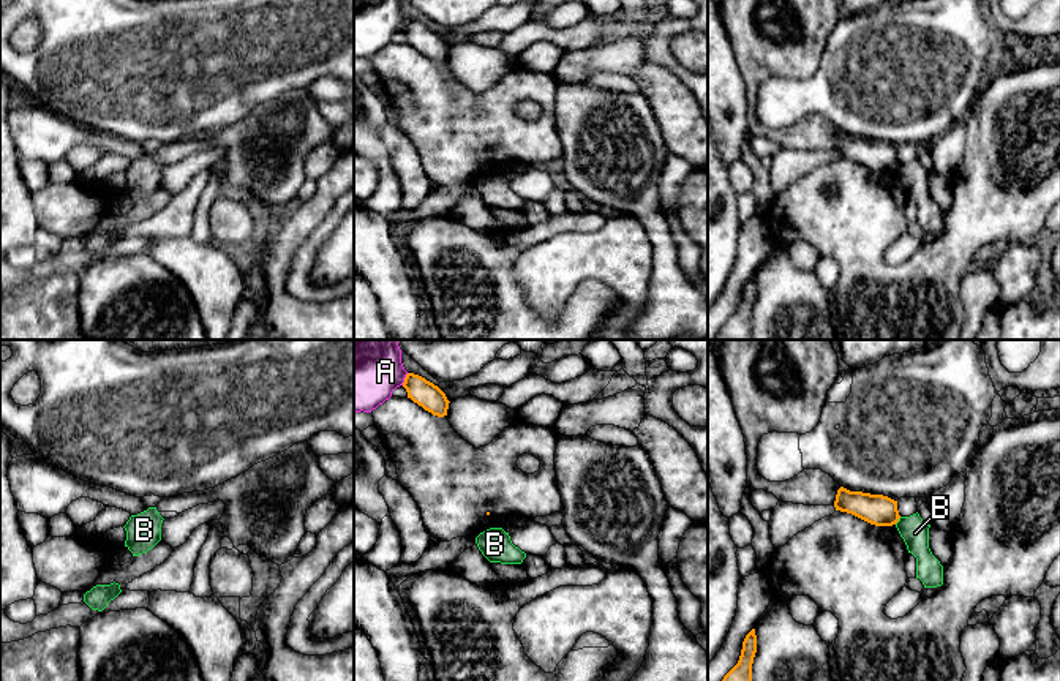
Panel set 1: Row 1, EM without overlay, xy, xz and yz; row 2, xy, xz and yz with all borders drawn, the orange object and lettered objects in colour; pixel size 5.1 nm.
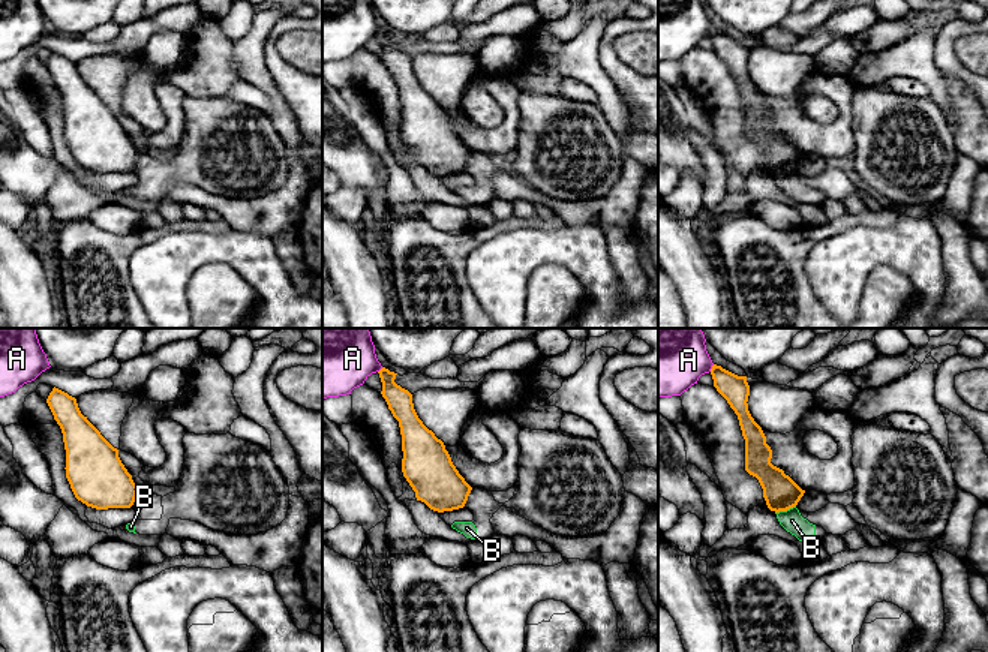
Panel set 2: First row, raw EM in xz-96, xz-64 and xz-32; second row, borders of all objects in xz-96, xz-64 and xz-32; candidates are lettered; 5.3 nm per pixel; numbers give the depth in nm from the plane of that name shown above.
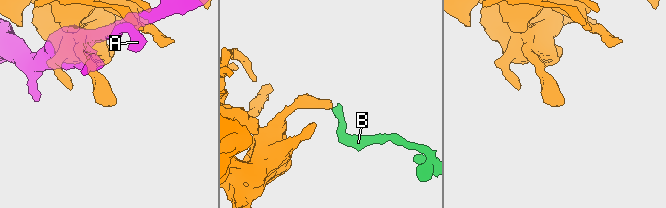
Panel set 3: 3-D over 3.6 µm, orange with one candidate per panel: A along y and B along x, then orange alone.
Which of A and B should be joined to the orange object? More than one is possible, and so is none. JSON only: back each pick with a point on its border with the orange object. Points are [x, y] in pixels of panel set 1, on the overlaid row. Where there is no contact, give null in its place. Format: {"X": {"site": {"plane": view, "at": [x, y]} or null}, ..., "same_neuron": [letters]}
{"same_neuron": []}

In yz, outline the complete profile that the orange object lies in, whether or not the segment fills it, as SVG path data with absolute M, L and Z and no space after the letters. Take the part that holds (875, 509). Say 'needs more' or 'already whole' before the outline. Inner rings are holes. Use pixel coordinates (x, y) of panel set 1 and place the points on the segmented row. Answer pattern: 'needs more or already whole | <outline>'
already whole | M844 487L837 490L834 507L875 526L893 526L900 518L897 501L883 495L850 491Z

